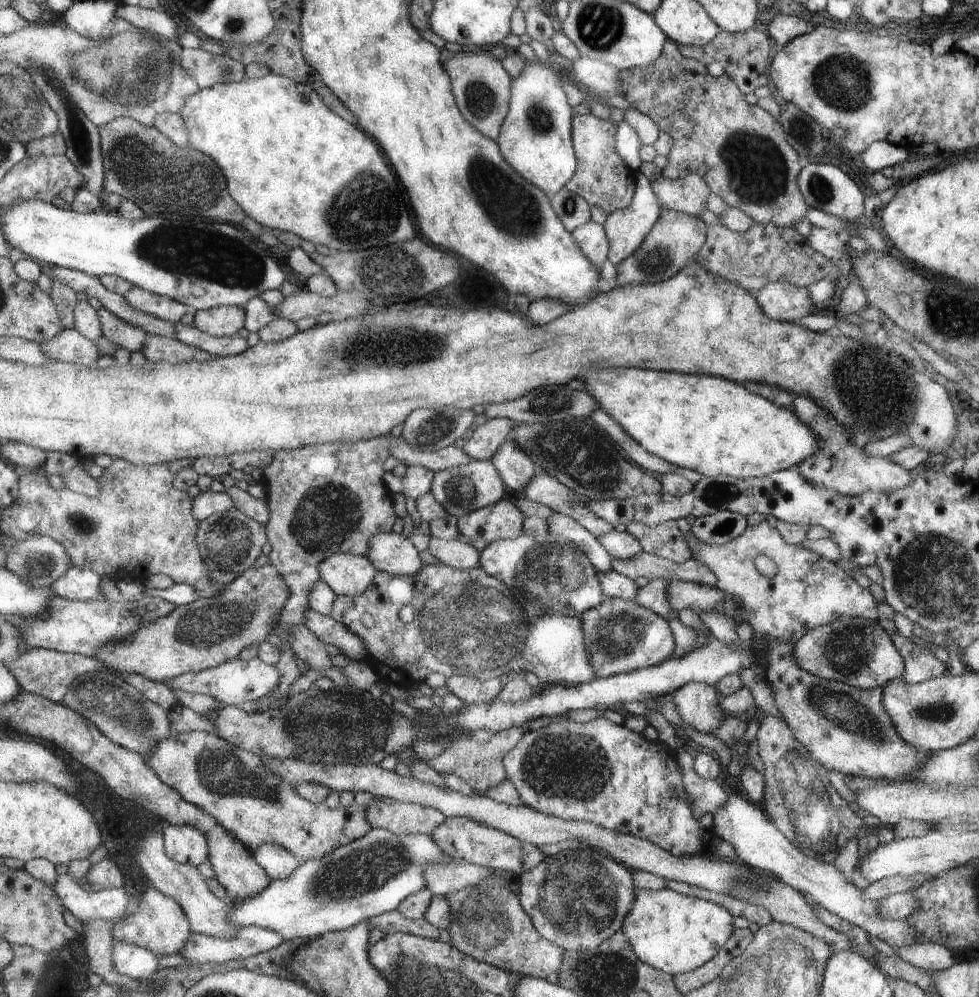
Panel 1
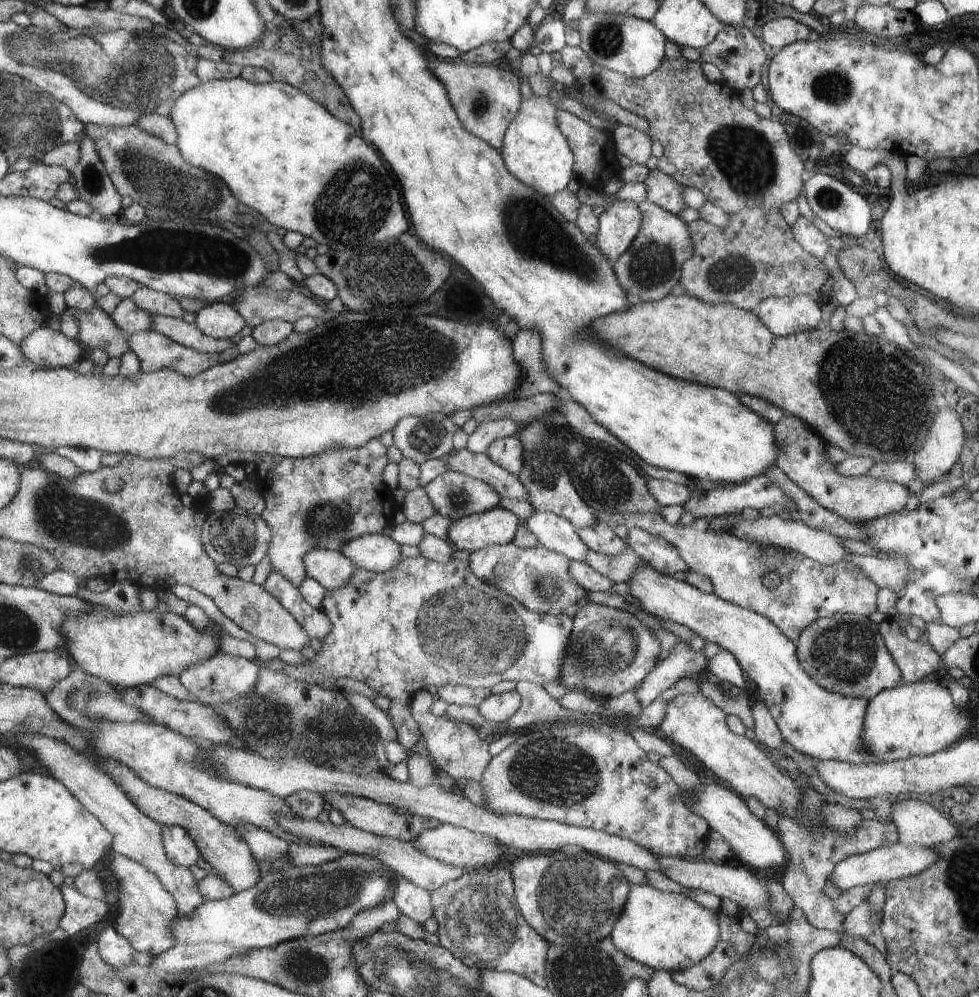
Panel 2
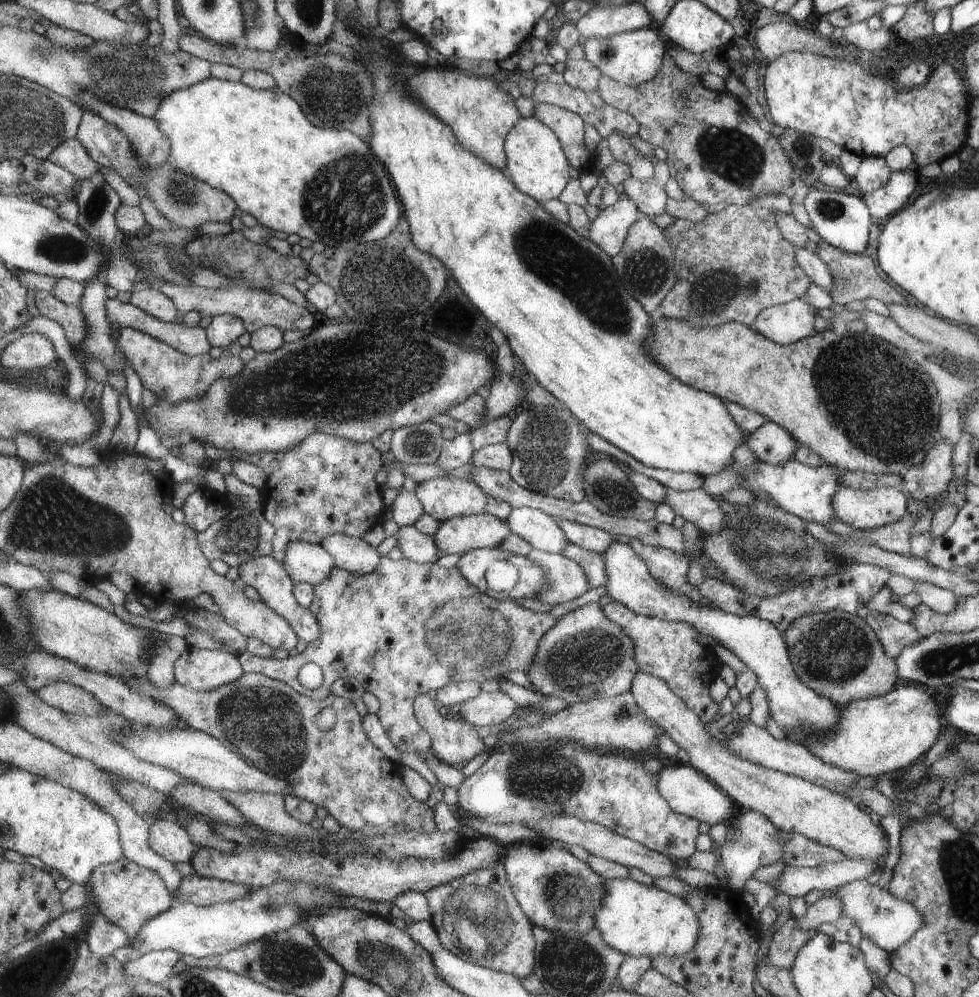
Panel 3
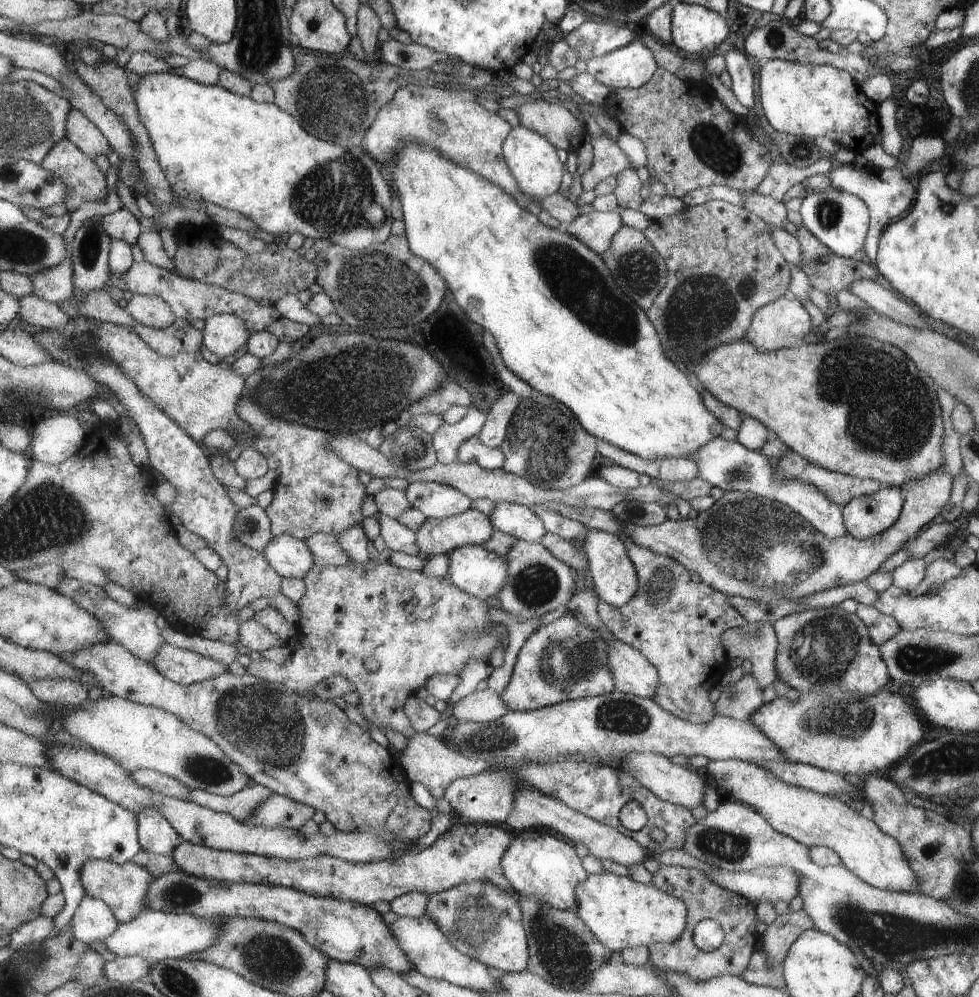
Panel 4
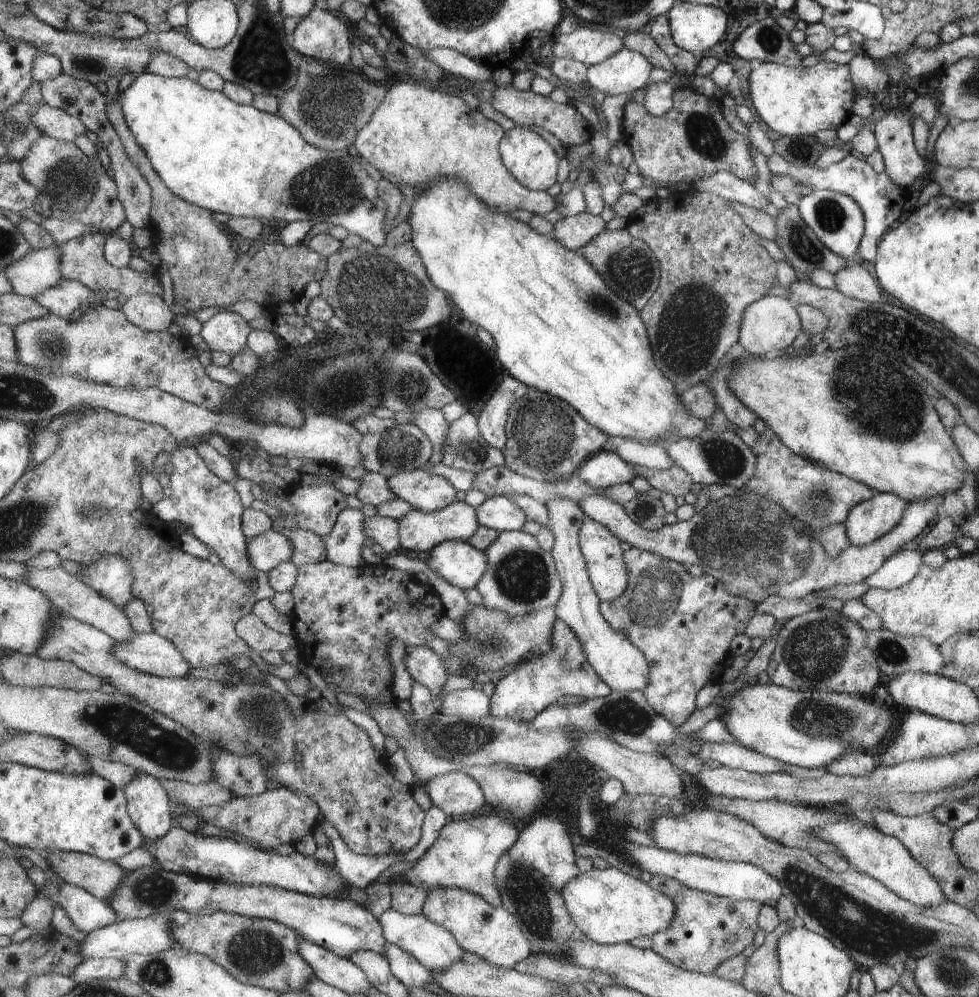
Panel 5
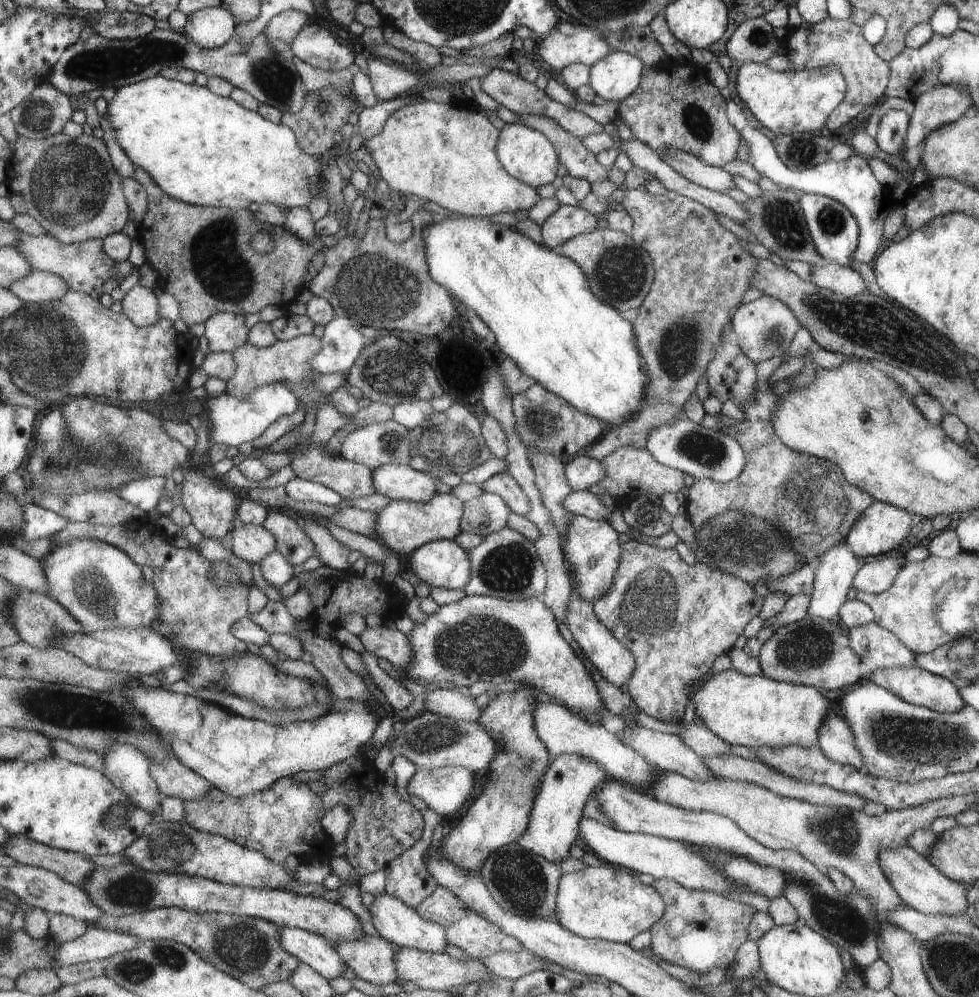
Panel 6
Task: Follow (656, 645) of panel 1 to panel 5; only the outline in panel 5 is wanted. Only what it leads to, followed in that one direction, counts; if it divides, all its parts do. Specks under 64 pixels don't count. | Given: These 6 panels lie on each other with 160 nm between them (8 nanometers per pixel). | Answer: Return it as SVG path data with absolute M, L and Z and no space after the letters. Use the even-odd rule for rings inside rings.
M557 619L552 626L551 640L552 645L548 653L517 663L511 672L503 675L494 684L494 691L490 696L489 715L530 721L540 710L563 696L594 699L606 697L612 692L589 664L583 644L570 626Z

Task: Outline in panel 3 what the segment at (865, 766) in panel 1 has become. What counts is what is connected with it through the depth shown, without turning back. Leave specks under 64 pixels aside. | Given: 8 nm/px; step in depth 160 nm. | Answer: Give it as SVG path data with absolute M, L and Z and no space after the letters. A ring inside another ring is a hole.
M613 539L601 556L607 577L604 594L609 596L611 601L620 602L639 615L690 624L701 630L701 634L709 636L716 644L738 656L741 662L755 673L756 684L764 688L768 697L768 710L777 726L784 732L785 738L802 744L807 737L820 737L821 733L828 736L841 724L840 714L843 713L843 708L833 704L828 698L821 697L797 678L782 634L773 623L751 615L732 615L711 604L701 605L688 596L677 595L675 591L666 589L652 577L647 564L627 543Z

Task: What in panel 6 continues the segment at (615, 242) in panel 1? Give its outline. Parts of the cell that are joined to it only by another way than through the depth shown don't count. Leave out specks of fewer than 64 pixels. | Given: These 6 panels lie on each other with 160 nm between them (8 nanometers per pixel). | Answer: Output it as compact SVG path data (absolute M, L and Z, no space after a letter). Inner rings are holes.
M559 205L541 224L542 244L552 249L568 238L595 229L597 216L577 206Z

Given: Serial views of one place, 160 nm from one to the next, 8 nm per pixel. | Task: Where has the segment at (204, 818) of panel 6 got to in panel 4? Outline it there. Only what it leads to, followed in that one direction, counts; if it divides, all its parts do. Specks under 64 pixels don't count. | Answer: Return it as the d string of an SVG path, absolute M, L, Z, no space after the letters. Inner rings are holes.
M273 793L248 819L244 820L244 823L268 829L285 827L299 831L299 828L307 824L315 814L316 808L288 796Z

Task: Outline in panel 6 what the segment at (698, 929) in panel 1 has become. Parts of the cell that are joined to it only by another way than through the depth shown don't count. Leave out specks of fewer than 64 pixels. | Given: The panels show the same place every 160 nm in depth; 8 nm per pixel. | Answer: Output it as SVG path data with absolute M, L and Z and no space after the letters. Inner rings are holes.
M608 863L586 866L577 872L562 873L556 894L555 914L560 925L573 934L588 939L627 943L663 916L663 898L651 885L633 882L633 874Z

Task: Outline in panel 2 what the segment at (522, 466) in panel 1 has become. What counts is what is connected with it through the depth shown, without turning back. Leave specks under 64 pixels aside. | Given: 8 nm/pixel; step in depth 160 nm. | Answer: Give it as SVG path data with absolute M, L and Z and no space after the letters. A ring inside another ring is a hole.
M516 434L490 442L484 453L493 464L512 475L516 476L520 471L522 465L522 446Z

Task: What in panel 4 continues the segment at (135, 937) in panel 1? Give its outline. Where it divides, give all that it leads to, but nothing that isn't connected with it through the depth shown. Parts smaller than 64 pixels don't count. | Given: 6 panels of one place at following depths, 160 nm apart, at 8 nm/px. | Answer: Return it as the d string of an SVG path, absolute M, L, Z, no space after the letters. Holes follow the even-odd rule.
M101 859L86 862L81 876L87 892L106 902L121 923L131 921L148 908L148 890L156 881L147 868L137 866L133 862L119 864Z

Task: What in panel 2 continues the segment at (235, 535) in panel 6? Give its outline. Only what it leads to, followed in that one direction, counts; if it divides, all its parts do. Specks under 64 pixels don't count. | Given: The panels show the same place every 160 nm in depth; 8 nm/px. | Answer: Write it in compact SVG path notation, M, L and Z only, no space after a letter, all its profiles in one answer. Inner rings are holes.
M320 547L310 550L304 558L308 576L317 579L328 591L343 588L357 570L356 564L341 551Z

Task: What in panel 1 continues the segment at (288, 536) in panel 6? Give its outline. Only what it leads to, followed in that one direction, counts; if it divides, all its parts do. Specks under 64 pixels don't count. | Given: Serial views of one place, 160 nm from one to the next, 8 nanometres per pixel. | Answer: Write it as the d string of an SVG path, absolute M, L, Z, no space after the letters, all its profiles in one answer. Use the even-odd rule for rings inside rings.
M379 533L372 538L369 560L378 568L393 576L411 576L424 569L421 552L416 544L402 533Z

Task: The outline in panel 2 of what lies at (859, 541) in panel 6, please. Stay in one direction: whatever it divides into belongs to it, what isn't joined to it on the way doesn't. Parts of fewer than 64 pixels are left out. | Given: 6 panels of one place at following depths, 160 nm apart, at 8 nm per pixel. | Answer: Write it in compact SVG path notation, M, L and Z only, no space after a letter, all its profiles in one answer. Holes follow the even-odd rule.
M783 414L774 424L775 438L781 448L775 465L791 482L803 489L820 507L826 508L850 521L870 521L880 516L901 511L907 507L910 494L907 487L885 479L865 475L844 477L826 460L825 448L829 444L796 416Z

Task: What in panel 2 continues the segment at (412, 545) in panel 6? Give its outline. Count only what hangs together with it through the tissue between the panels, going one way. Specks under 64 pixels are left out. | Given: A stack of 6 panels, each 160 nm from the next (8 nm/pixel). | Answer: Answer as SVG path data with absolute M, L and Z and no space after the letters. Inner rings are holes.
M495 506L452 521L445 540L449 541L454 549L467 552L483 549L487 545L504 545L512 542L519 523L511 512Z

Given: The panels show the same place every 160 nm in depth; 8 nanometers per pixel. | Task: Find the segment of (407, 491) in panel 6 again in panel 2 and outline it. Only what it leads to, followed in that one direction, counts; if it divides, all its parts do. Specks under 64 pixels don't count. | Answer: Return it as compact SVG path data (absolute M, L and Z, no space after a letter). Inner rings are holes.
M445 471L437 475L433 480L424 486L433 501L435 513L439 513L450 520L457 521L470 514L477 514L497 506L499 495L492 486L481 482L479 479L468 477L457 471Z

